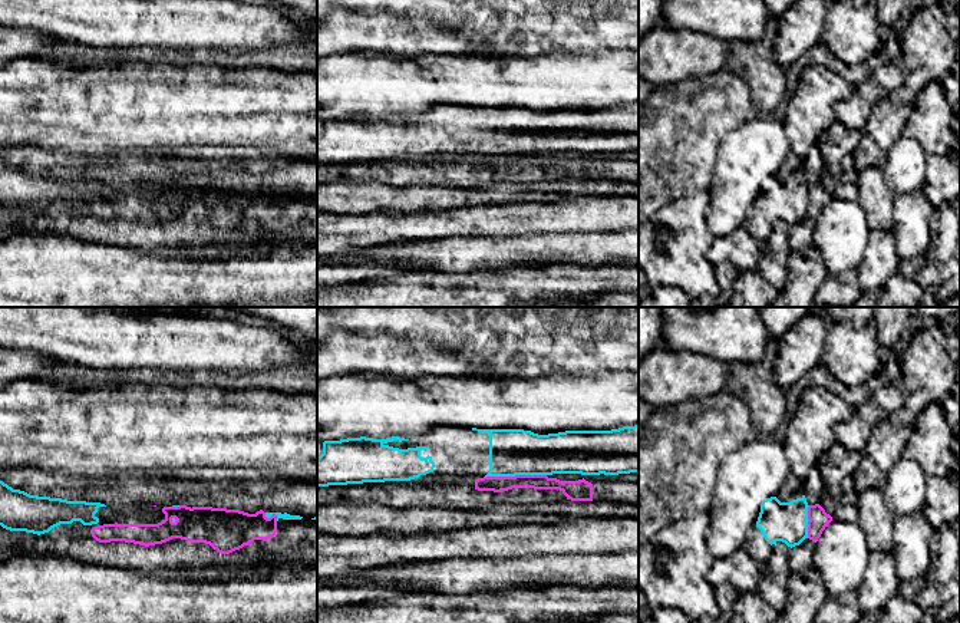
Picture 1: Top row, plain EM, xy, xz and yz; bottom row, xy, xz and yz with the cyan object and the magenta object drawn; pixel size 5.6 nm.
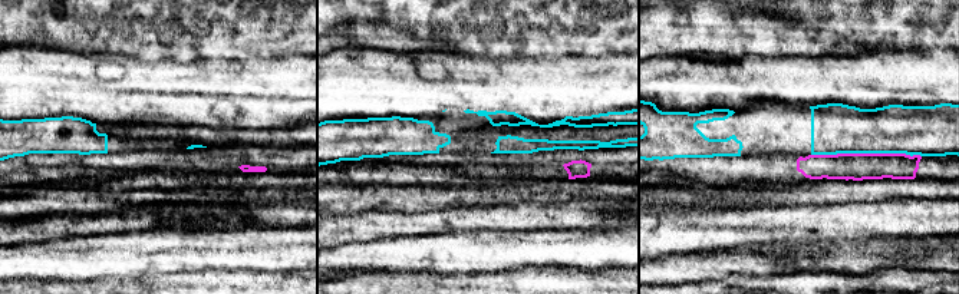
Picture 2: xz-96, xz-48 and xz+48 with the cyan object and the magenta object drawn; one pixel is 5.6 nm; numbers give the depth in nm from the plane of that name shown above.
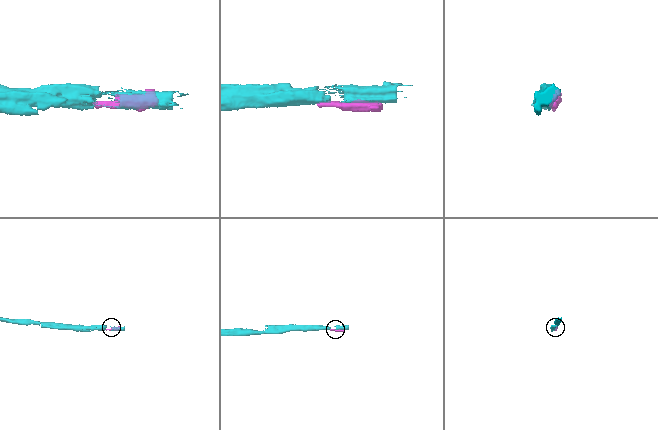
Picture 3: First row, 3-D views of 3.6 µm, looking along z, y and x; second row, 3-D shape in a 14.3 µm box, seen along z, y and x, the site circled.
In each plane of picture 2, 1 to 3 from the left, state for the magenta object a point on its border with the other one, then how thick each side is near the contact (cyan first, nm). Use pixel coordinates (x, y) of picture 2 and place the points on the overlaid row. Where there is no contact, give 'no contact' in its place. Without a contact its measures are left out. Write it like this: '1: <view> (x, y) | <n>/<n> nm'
1: no contact
2: no contact
3: xz+48 (866, 152) | 280/160 nm

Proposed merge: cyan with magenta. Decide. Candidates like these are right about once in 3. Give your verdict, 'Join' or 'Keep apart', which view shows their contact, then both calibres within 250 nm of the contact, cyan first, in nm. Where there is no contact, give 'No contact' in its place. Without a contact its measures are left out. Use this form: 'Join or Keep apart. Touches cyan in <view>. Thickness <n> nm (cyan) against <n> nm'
Keep apart. Touches cyan in xz. Thickness 260 nm (cyan) against 90 nm

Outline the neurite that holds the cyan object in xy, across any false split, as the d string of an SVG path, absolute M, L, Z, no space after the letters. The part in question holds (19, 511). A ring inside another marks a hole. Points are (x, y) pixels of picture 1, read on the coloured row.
M0 481L0 525L10 531L44 534L52 528L66 524L73 528L73 521L80 521L83 528L77 534L90 534L95 524L115 524L123 518L103 517L100 502L67 501L62 498L30 495L13 490Z

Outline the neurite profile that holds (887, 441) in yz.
M887 416L872 426L862 461L852 475L858 494L883 490L885 474L903 456L911 426L895 425Z

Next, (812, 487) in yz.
M814 467L805 481L802 482L804 495L806 498L808 505L819 504L819 497L824 490L822 475L818 467Z

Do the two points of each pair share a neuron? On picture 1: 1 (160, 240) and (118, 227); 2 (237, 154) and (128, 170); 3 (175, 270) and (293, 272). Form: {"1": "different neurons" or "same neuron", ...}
{"1": "same neuron", "2": "same neuron", "3": "same neuron"}

